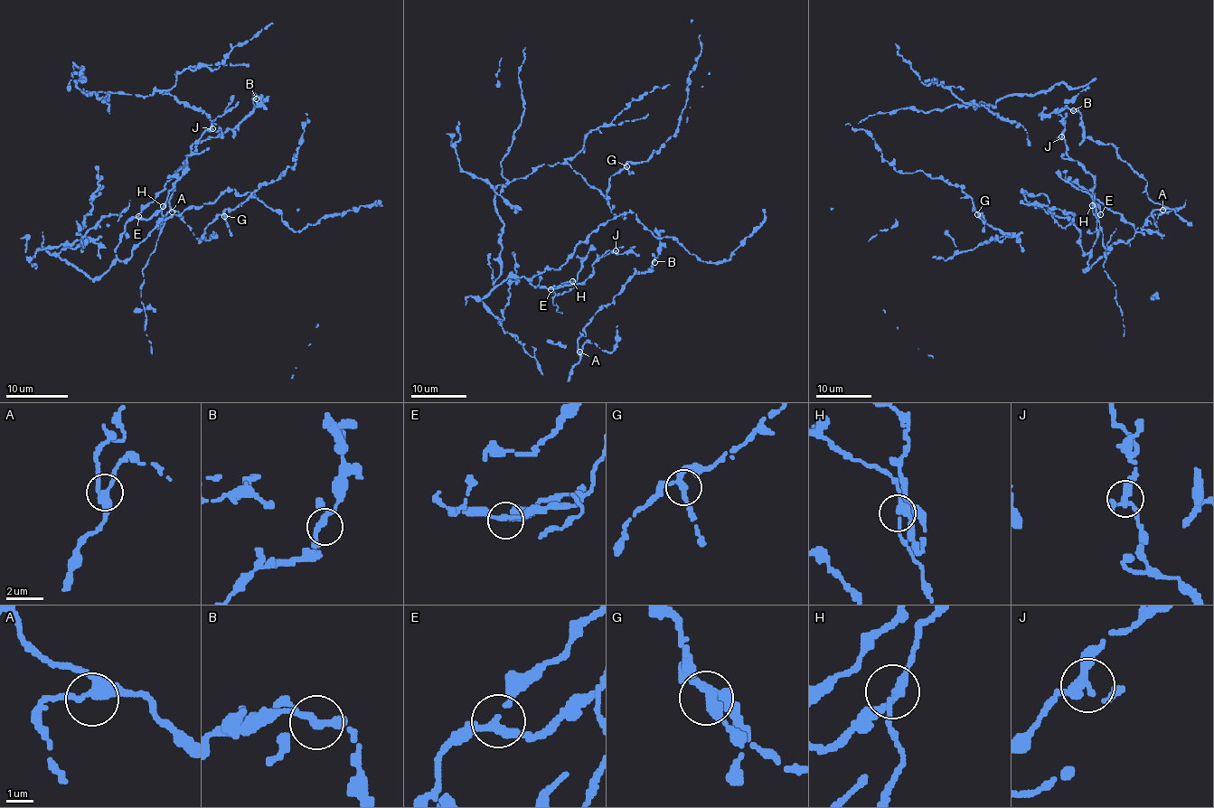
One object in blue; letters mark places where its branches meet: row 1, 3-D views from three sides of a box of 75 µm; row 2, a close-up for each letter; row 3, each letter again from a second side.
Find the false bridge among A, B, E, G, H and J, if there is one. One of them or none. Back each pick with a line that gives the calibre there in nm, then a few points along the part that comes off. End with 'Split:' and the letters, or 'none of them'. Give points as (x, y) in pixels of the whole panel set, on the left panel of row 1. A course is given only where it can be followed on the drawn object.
H: calibre 240 nm; course (162, 206), (165, 223), (155, 252), (142, 270), (144, 283), (140, 297), (151, 353)
Split: H

